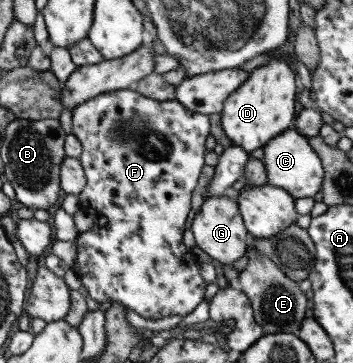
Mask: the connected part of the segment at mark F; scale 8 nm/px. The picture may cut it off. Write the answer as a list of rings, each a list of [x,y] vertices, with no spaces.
[[[132,87],[98,94],[96,97],[72,108],[71,113],[71,135],[81,144],[81,155],[78,155],[77,159],[80,161],[86,179],[85,187],[77,196],[79,210],[93,218],[100,215],[100,217],[106,219],[106,224],[103,227],[96,226],[80,232],[76,237],[76,260],[70,269],[80,279],[82,290],[85,290],[87,295],[98,303],[116,301],[116,303],[122,304],[126,309],[132,309],[134,313],[144,317],[144,319],[162,319],[162,317],[170,317],[170,315],[182,315],[182,317],[188,315],[188,313],[194,311],[198,303],[202,303],[204,287],[207,285],[200,274],[198,274],[196,265],[199,263],[195,256],[189,248],[182,244],[182,232],[184,231],[184,223],[186,223],[188,211],[190,211],[192,190],[195,189],[194,186],[196,186],[202,166],[205,165],[203,161],[206,152],[204,143],[209,136],[208,117],[200,113],[194,113],[194,111],[188,111],[186,107],[182,107],[182,103],[178,103],[174,99],[156,101],[149,97],[144,97],[144,95],[134,91]]]

